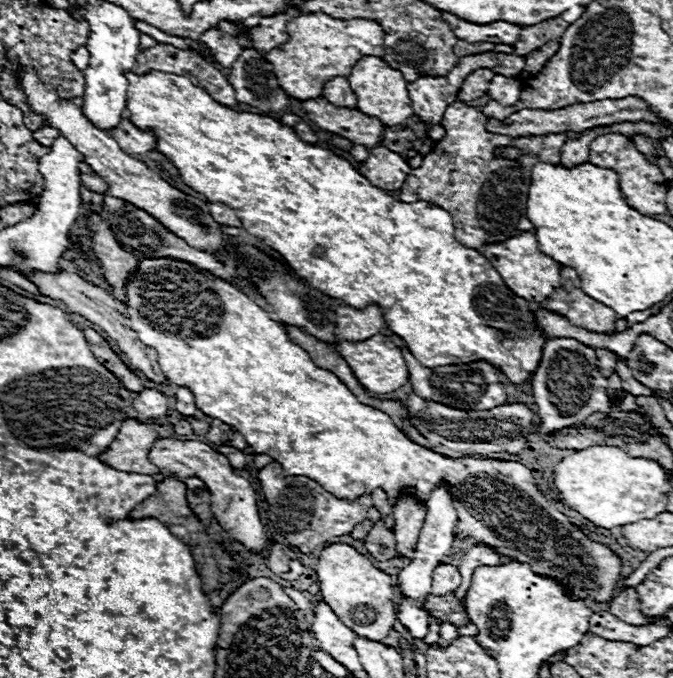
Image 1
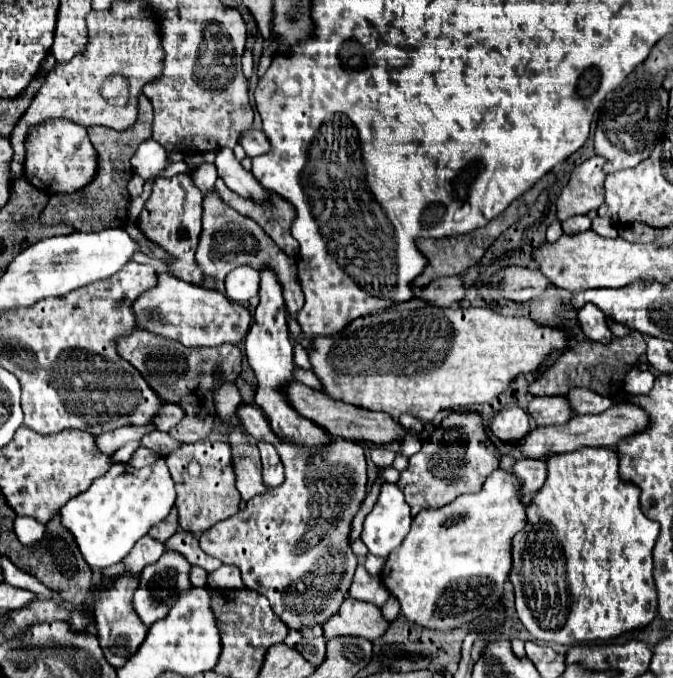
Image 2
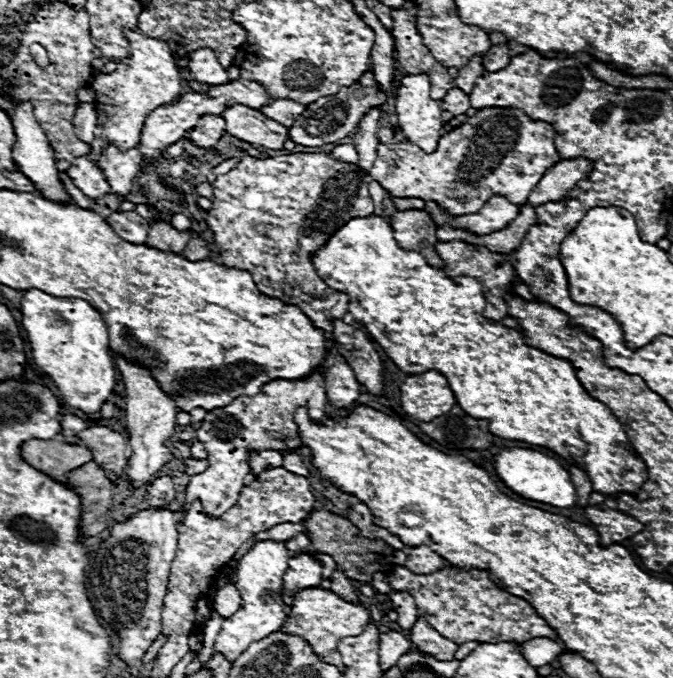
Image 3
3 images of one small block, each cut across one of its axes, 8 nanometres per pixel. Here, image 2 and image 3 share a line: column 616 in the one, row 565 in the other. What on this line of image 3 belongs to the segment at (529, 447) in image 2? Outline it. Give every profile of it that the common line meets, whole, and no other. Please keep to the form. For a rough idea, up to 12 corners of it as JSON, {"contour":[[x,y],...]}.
{"contour":[[428,546],[406,548],[404,566],[414,574],[432,574],[446,560]]}

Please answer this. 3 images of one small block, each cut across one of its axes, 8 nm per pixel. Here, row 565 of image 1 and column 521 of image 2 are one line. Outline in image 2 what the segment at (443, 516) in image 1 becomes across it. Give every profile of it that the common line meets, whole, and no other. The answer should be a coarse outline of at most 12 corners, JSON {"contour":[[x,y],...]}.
{"contour":[[508,404],[490,422],[492,434],[514,442],[528,434],[528,414]]}

